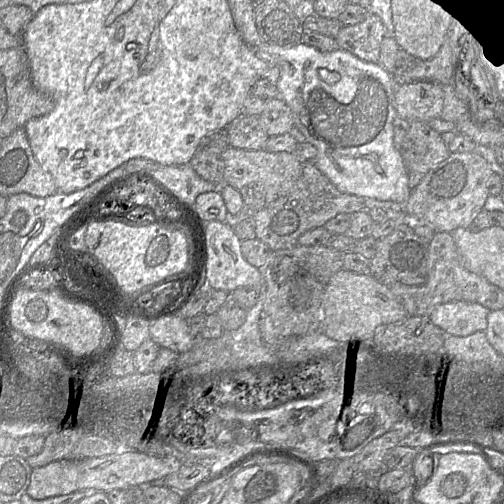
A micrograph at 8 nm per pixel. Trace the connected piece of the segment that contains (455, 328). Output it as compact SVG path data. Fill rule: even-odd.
M450 301L439 304L429 314L431 321L443 331L454 336L468 336L485 331L491 310L479 303Z

